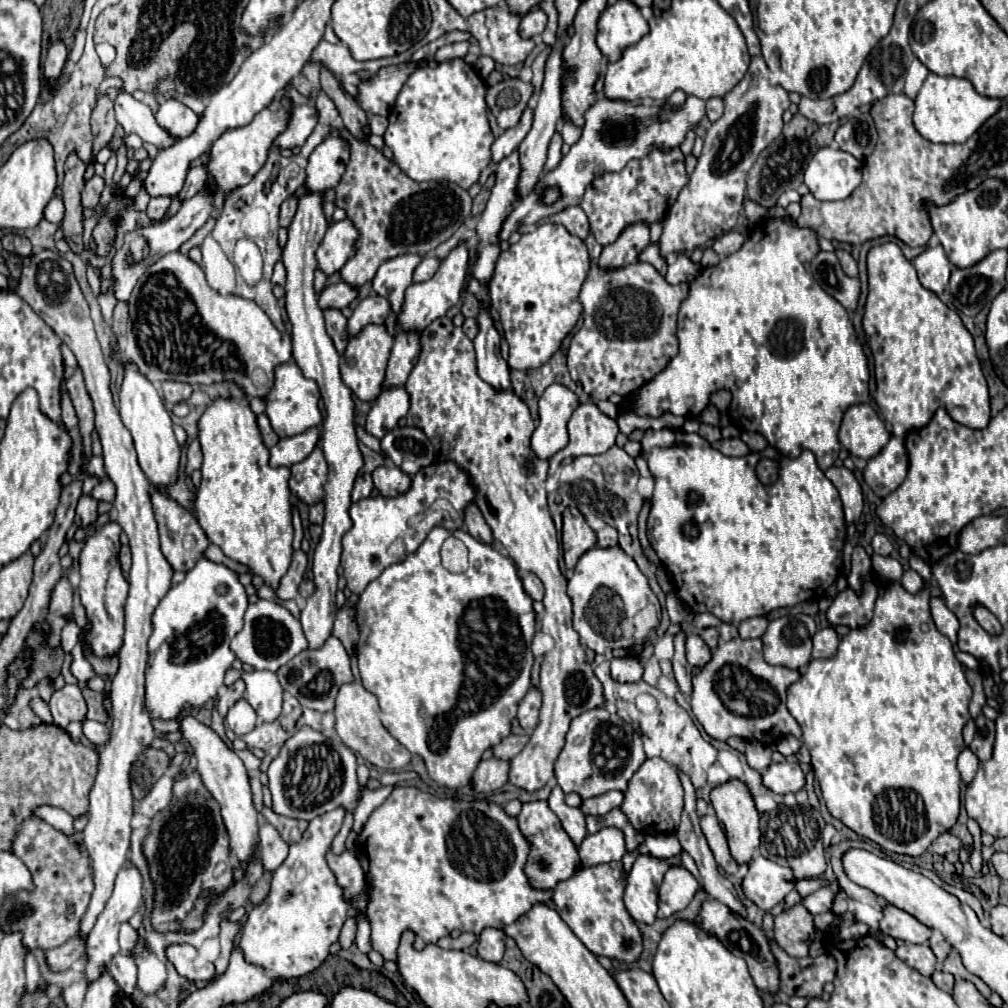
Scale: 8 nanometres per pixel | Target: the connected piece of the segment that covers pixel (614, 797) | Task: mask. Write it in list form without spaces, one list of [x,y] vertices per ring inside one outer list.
[[[612,790],[612,792],[604,792],[604,794],[600,794],[600,796],[594,796],[594,798],[588,798],[588,800],[584,800],[582,802],[582,812],[586,814],[586,812],[594,812],[594,814],[606,814],[606,812],[610,812],[612,808],[618,808],[620,804],[622,804],[622,792],[616,792],[616,790]]]

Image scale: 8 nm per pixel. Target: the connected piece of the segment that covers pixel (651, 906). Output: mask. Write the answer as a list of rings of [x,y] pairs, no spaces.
[[[640,854],[634,860],[632,870],[628,874],[624,904],[636,922],[652,924],[656,920],[656,910],[658,910],[656,900],[658,900],[658,888],[662,884],[662,876],[670,866],[676,864],[680,864],[680,856],[656,858],[656,856]]]

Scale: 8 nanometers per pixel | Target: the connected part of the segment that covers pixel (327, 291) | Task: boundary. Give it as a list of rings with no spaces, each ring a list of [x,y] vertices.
[[[332,284],[332,286],[326,286],[320,296],[318,296],[318,306],[322,310],[328,310],[328,308],[336,308],[336,310],[342,310],[346,308],[354,298],[358,296],[358,292],[354,288],[350,288],[348,284]]]

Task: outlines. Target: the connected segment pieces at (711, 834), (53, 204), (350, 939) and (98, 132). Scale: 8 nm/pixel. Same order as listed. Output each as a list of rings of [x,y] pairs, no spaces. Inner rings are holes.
[[[710,812],[706,816],[702,816],[702,832],[710,844],[710,850],[714,852],[714,858],[718,862],[718,866],[726,872],[726,874],[738,874],[740,872],[740,864],[732,858],[730,848],[728,848],[728,840],[722,832],[722,826],[718,824],[716,816]]]
[[[54,196],[54,198],[46,204],[46,208],[44,208],[44,218],[46,218],[48,222],[54,222],[54,224],[60,224],[60,222],[62,222],[62,218],[64,218],[64,204],[62,204],[62,200],[60,200],[58,196]]]
[[[348,918],[344,922],[344,928],[340,932],[340,940],[338,942],[340,942],[342,948],[350,948],[354,944],[354,940],[356,940],[356,922],[354,922],[354,918]]]
[[[102,98],[90,118],[90,128],[92,128],[92,160],[86,164],[86,172],[84,172],[84,180],[90,180],[94,176],[94,162],[96,162],[96,154],[102,146],[106,146],[110,142],[110,138],[114,136],[116,130],[116,120],[114,120],[114,104],[108,98]]]

